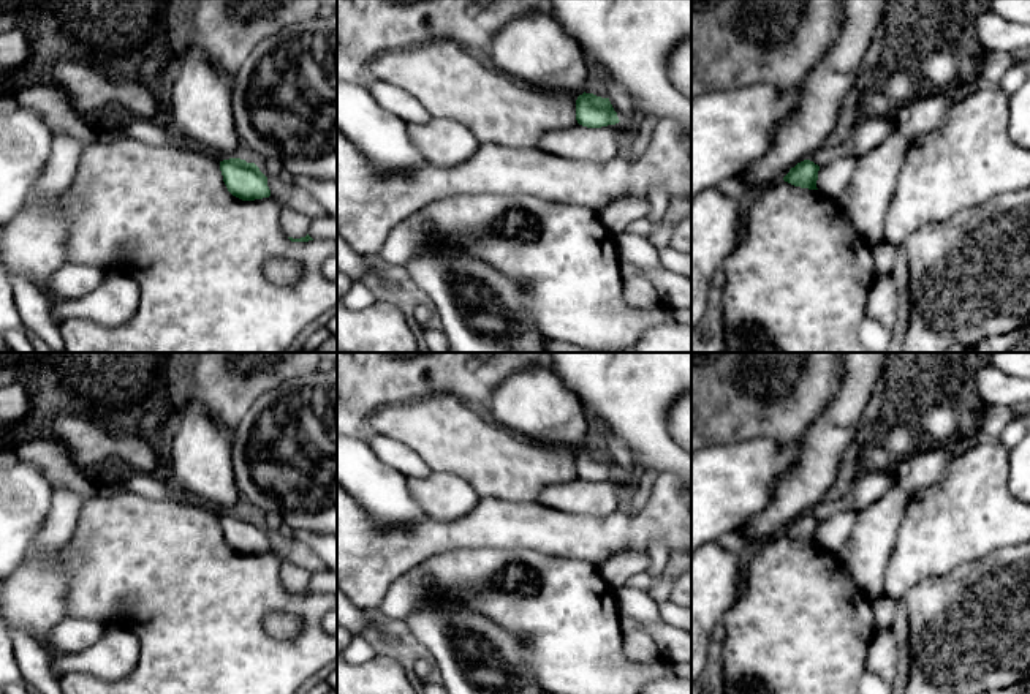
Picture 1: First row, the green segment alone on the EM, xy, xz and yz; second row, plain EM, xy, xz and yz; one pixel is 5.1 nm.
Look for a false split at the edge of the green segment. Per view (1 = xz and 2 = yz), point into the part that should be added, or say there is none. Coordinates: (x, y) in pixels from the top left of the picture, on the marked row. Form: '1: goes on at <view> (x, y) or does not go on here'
1: does not go on here
2: does not go on here

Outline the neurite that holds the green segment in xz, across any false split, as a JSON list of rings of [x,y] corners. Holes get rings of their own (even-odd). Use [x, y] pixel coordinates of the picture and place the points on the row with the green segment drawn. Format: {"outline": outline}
{"outline": [[[585,92],[576,100],[576,120],[587,128],[601,128],[620,122],[609,98]]]}

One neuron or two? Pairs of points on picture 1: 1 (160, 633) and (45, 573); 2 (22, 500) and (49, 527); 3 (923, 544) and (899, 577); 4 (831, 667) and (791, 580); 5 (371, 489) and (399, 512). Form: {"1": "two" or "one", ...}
{"1": "two", "2": "two", "3": "one", "4": "one", "5": "one"}

